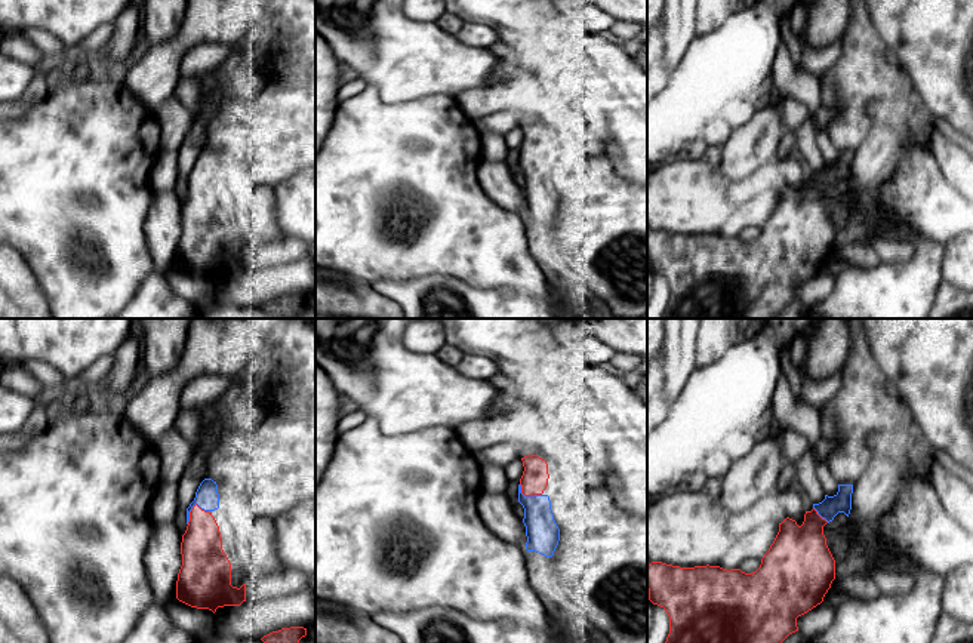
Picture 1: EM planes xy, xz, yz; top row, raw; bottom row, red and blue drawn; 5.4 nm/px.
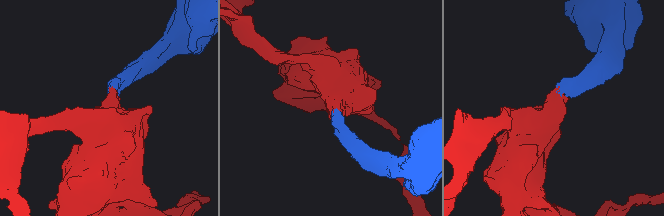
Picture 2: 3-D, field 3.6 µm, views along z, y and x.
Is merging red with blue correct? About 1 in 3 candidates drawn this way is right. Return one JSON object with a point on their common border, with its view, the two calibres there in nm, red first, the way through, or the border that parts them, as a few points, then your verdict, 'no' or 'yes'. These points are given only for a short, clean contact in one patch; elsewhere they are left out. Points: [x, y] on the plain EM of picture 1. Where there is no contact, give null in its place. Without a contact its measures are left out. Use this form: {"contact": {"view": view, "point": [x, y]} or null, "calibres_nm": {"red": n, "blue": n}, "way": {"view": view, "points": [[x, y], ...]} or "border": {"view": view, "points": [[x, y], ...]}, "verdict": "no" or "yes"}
{"contact": {"view": "xy", "point": [193, 177]}, "calibres_nm": {"red": 220, "blue": 130}, "way": {"view": "xy", "points": [[202, 220], [202, 191], [193, 177], [206, 165]]}, "verdict": "yes"}

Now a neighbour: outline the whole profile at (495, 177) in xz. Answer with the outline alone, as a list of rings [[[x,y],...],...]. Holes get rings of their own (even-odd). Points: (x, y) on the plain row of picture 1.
[[[481,160],[477,167],[481,188],[492,201],[508,212],[526,216],[527,204],[523,188],[514,181],[505,160]]]

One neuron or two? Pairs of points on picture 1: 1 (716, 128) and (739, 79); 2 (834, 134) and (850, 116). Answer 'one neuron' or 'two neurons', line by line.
1: two neurons
2: one neuron

